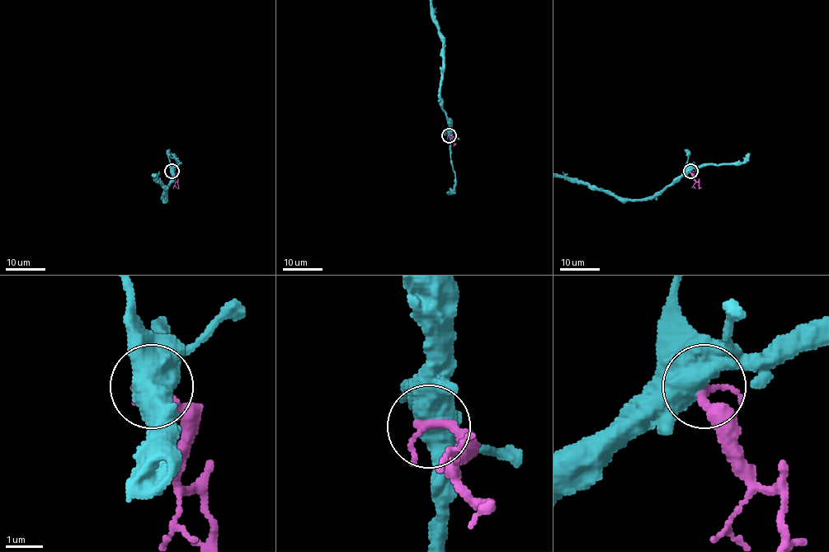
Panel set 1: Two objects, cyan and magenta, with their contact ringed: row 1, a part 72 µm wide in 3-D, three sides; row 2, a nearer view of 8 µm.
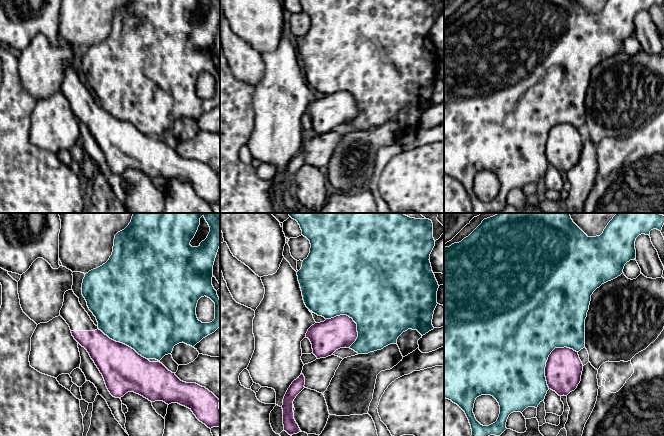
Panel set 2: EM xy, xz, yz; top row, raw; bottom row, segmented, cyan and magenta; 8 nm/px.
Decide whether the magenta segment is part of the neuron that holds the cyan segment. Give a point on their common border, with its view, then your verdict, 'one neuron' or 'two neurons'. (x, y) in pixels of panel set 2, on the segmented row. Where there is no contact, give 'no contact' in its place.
yz (548, 356) | two neurons

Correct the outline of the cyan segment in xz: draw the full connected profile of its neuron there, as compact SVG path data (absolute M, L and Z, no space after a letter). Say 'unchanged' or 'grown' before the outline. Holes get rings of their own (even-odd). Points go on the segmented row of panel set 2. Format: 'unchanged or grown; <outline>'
unchanged; M289 213L296 220L302 230L302 235L311 244L310 253L302 262L301 269L297 272L298 281L306 307L325 319L340 315L347 315L357 324L358 337L349 347L358 354L368 354L381 350L390 344L397 344L398 337L408 329L417 330L422 336L433 330L432 319L437 306L438 282L432 271L430 254L435 246L433 238L433 223L429 219L410 218L403 213Z

